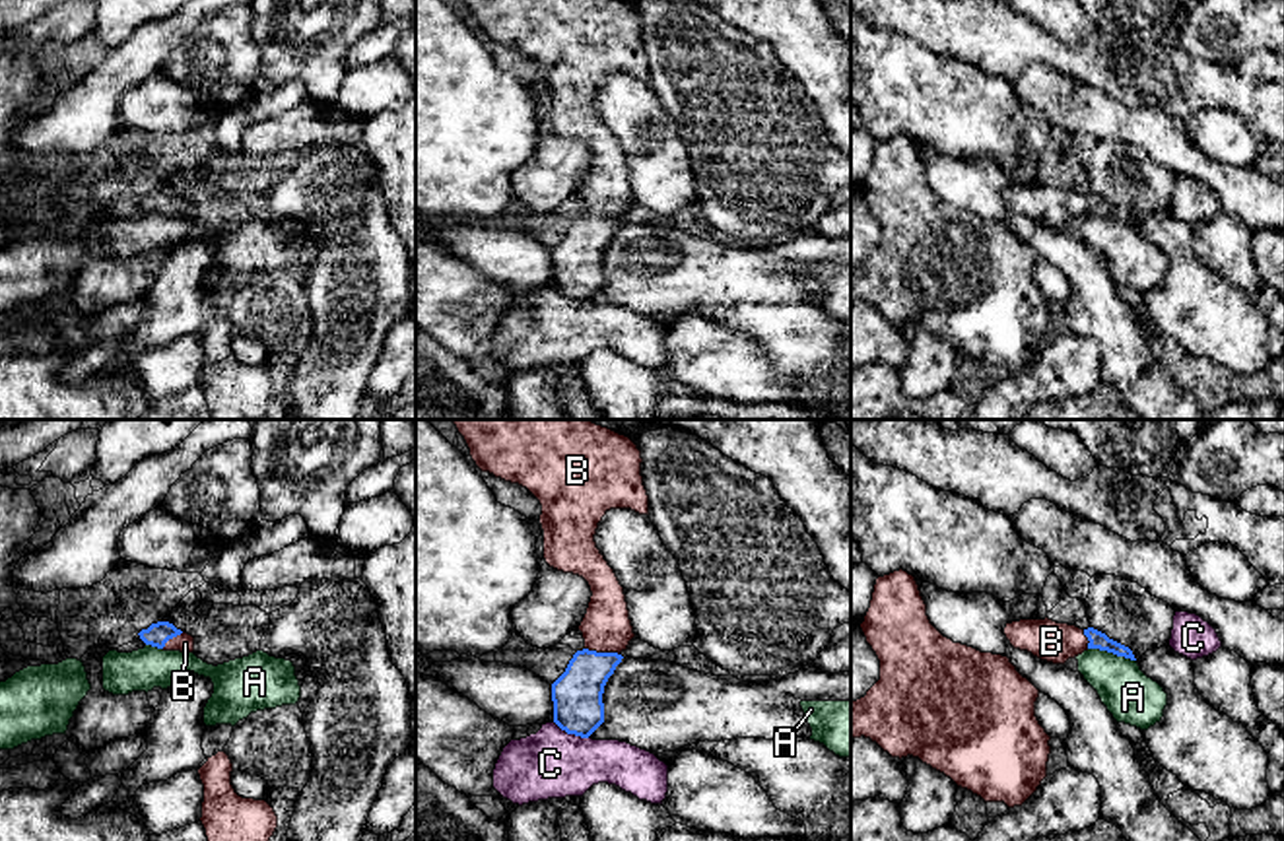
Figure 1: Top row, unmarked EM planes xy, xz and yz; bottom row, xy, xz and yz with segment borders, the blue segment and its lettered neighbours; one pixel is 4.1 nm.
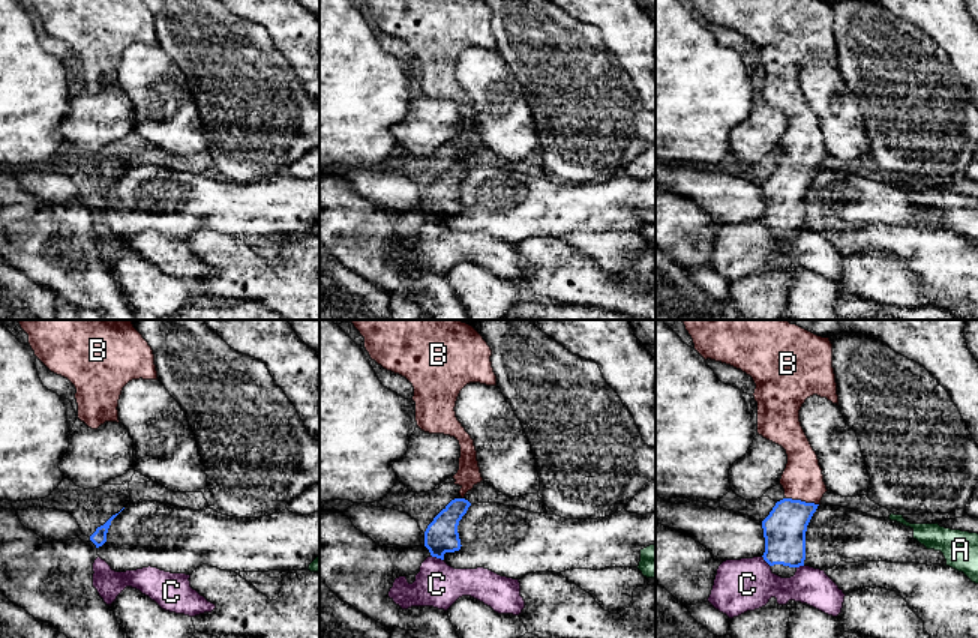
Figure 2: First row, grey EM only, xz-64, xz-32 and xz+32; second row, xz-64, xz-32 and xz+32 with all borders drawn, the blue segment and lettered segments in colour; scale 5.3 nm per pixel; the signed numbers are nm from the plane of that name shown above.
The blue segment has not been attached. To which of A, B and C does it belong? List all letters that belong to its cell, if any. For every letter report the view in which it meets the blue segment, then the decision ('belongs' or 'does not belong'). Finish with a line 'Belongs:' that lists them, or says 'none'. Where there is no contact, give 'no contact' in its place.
A: meets blue in yz; does not belong
B: meets blue in xz; belongs
C: meets blue in xz; does not belong
Belongs: B

